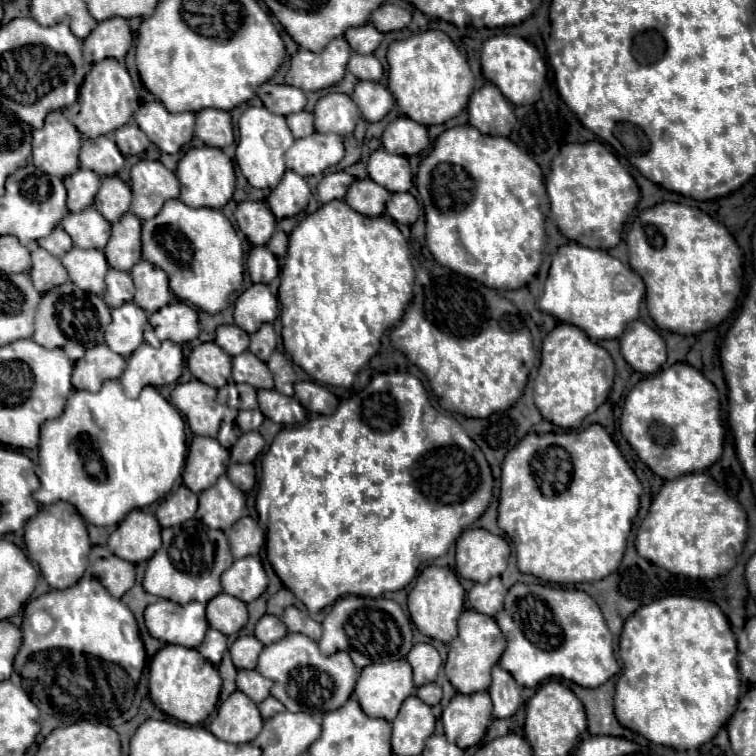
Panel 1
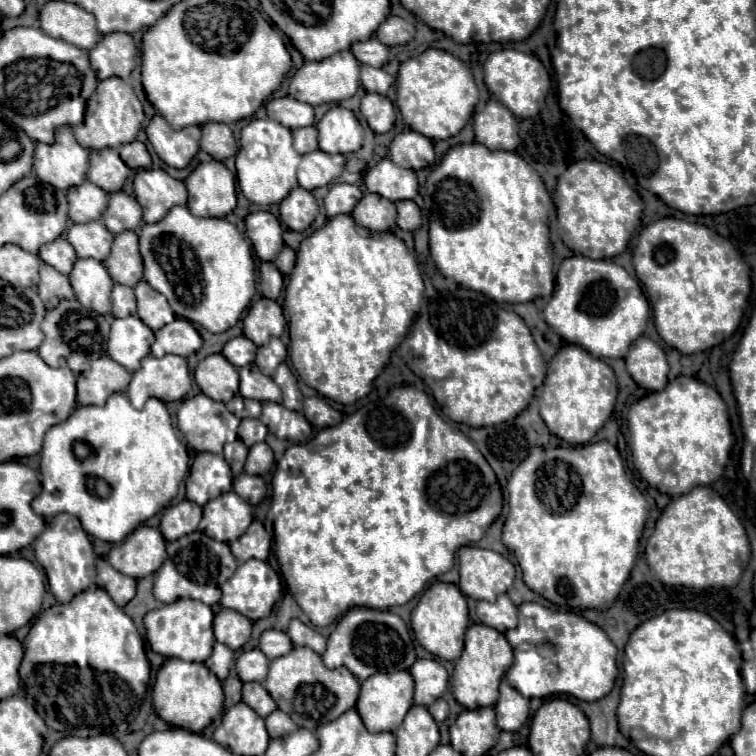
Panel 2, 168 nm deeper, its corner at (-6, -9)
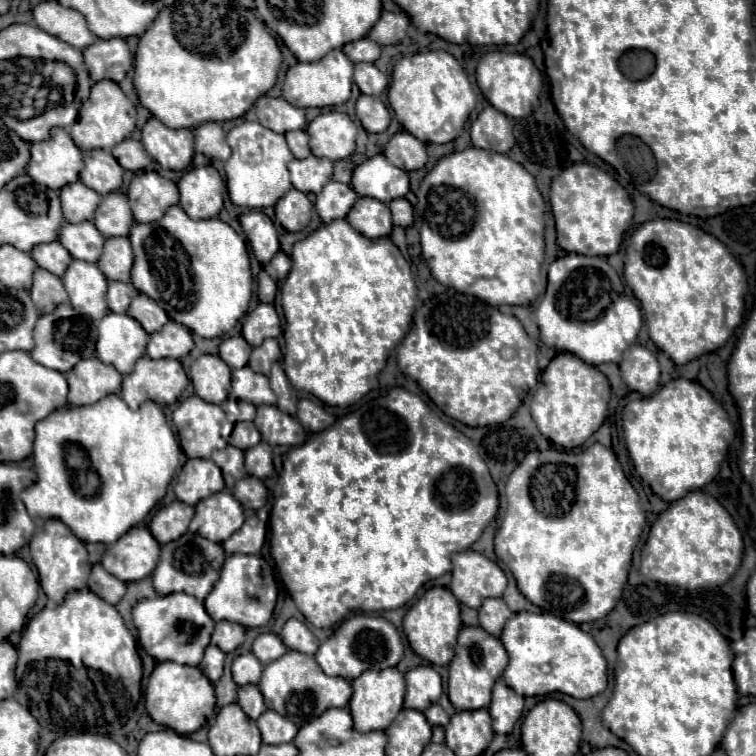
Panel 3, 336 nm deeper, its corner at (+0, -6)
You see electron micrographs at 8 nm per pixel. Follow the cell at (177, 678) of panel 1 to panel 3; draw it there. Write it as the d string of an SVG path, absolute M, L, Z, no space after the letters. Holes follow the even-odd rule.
M163 661L155 665L149 677L145 689L145 707L155 723L165 725L177 733L189 735L197 731L215 713L215 691L211 681L201 673L199 667Z

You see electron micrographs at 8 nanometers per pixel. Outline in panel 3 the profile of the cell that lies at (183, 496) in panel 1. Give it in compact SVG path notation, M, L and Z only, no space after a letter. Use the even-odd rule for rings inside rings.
M173 501L169 505L163 505L151 519L151 533L161 541L161 545L175 541L181 537L181 533L187 531L191 519L193 519L195 509L183 501Z

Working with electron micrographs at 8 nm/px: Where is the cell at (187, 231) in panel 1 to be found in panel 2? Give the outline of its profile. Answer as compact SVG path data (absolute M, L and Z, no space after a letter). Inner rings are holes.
M175 206L161 222L143 224L139 234L139 250L143 256L145 280L151 284L151 288L167 296L175 316L201 324L213 334L233 328L255 296L255 264L251 246L225 218L199 218L193 216L187 206Z

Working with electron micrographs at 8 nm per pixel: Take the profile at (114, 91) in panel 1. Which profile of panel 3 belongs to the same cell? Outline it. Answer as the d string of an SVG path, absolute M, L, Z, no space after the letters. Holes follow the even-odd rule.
M97 81L91 87L91 97L81 105L77 121L67 129L79 149L111 149L135 129L137 109L115 81Z

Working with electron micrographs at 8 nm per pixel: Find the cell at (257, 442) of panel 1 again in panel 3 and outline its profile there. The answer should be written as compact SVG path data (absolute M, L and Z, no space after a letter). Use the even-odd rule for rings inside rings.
M261 441L255 447L245 451L245 471L253 477L265 479L273 473L273 461L271 461L271 445Z

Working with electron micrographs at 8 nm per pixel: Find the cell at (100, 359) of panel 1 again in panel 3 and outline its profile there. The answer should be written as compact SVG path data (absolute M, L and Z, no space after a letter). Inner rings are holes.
M97 357L79 361L69 373L69 403L93 405L109 393L121 391L121 373L113 365L105 365Z

